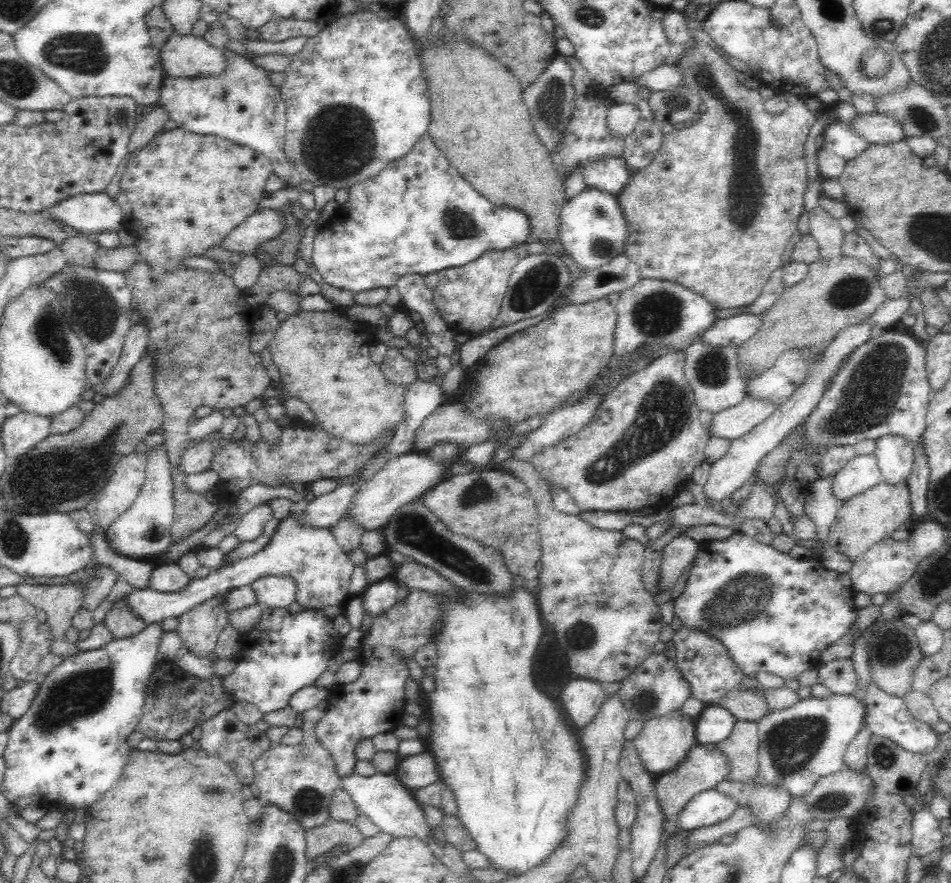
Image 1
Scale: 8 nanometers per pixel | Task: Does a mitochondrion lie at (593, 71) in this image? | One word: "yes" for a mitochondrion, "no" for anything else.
no

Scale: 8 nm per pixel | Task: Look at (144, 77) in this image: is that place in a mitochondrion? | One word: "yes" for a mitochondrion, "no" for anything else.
no

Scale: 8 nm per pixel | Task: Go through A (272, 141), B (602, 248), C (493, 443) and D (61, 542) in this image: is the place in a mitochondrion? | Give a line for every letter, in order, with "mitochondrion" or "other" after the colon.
A: other
B: mitochondrion
C: other
D: other

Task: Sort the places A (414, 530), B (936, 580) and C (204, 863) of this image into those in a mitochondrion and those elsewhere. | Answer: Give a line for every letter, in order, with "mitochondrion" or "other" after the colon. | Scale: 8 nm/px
A: mitochondrion
B: mitochondrion
C: mitochondrion

